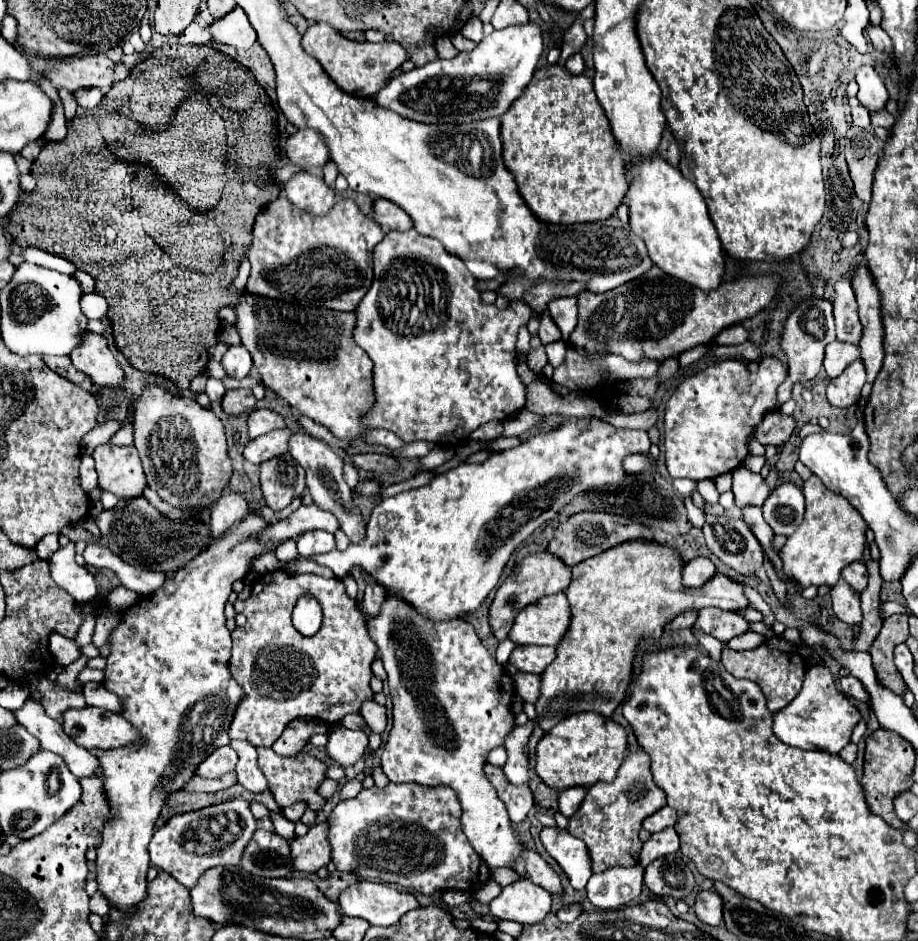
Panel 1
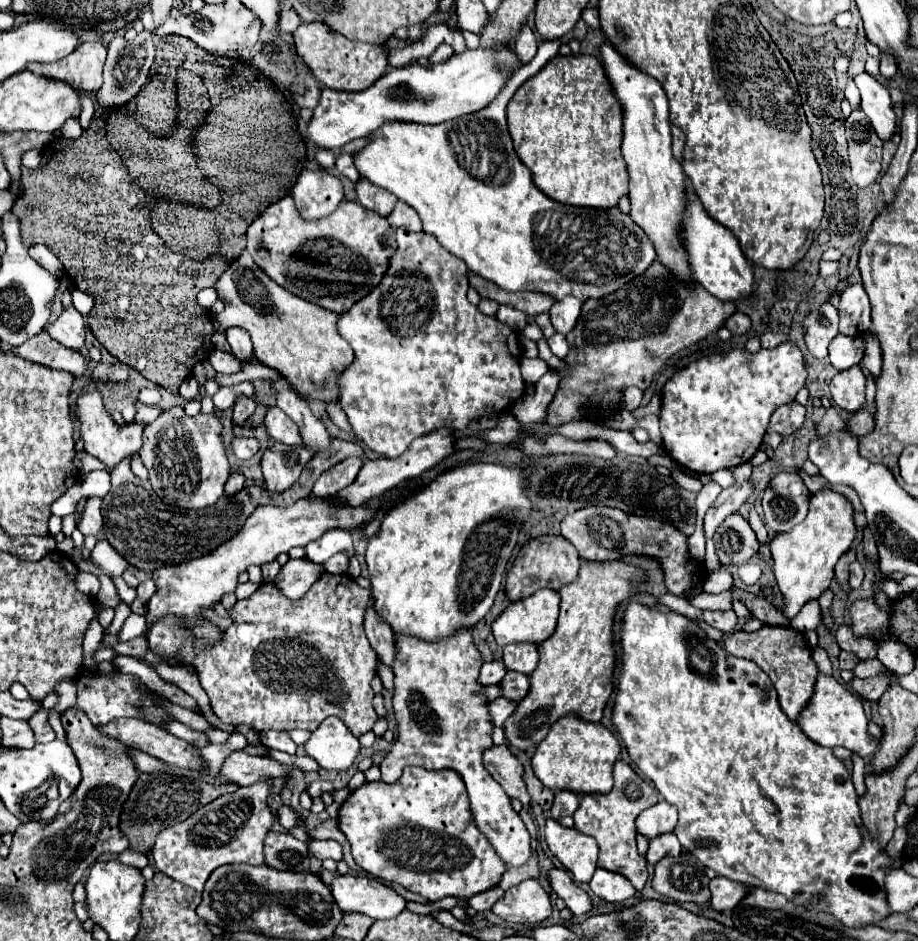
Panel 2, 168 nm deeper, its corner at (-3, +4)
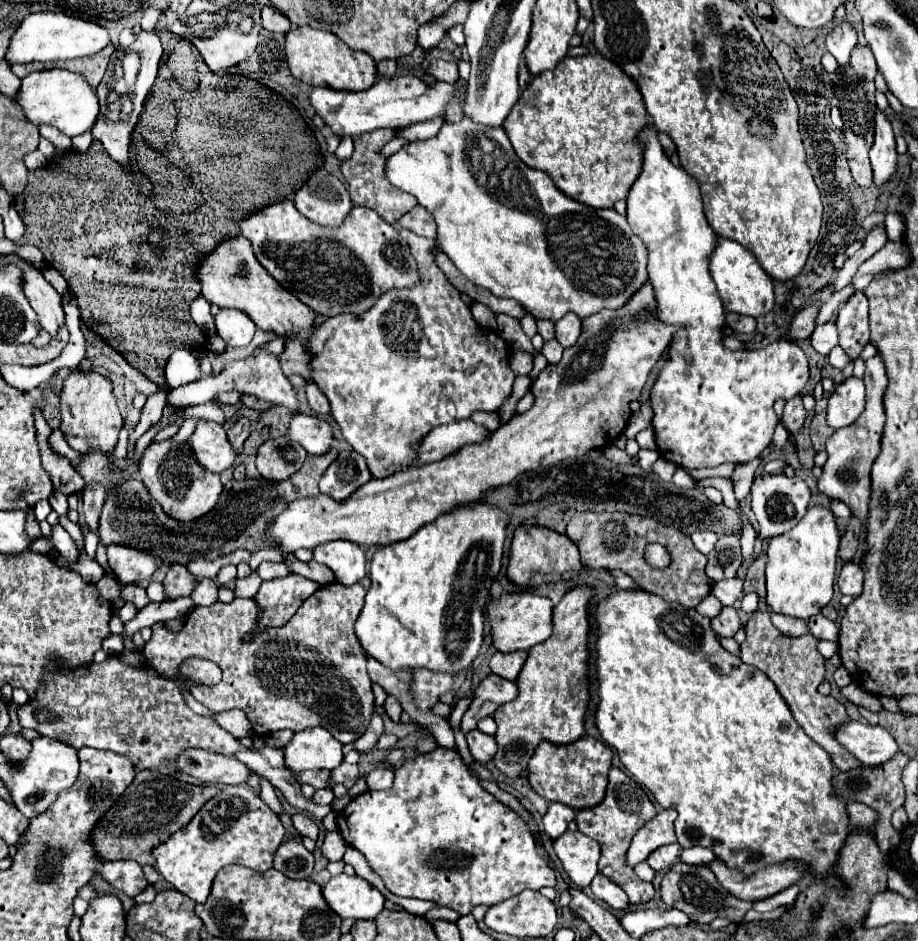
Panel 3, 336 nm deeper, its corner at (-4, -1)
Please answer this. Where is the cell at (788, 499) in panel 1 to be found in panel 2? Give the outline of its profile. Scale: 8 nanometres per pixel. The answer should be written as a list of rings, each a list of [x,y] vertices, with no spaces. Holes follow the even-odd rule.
[[[779,472],[771,478],[761,506],[765,528],[771,532],[787,532],[805,520],[809,490],[797,472]]]

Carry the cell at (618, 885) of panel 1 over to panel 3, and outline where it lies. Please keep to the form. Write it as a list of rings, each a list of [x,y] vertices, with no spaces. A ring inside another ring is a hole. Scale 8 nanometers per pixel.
[[[598,873],[598,875],[594,877],[594,881],[590,883],[590,889],[592,889],[592,893],[594,893],[600,901],[608,903],[612,909],[626,909],[626,907],[630,905],[628,895],[626,895],[616,883],[612,883],[612,879],[608,879],[608,877],[602,875],[602,873]]]

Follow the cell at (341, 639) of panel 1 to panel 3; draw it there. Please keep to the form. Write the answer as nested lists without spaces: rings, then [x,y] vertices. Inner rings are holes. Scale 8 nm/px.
[[[364,577],[354,585],[342,585],[338,581],[320,587],[310,595],[300,611],[282,627],[258,627],[258,603],[254,599],[234,599],[232,603],[214,603],[210,607],[194,607],[184,619],[180,631],[170,631],[164,621],[152,625],[152,639],[144,647],[144,659],[164,679],[174,679],[178,667],[188,657],[210,659],[222,669],[222,681],[218,685],[194,685],[192,695],[206,705],[212,713],[242,709],[256,735],[268,735],[272,731],[290,729],[304,731],[308,727],[326,727],[340,743],[354,743],[368,727],[374,711],[372,681],[366,673],[366,653],[354,633],[354,623],[364,607],[364,597],[370,589],[370,579]]]

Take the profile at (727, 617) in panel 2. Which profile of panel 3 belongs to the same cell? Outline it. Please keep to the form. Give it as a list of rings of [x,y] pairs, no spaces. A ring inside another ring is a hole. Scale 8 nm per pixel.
[[[724,607],[720,611],[718,617],[712,619],[712,629],[720,635],[720,637],[734,637],[734,633],[742,627],[740,617],[736,613],[734,607]]]

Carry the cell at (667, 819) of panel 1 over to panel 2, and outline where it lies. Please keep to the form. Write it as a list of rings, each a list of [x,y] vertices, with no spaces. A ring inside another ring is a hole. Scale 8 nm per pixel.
[[[657,802],[655,806],[651,806],[649,810],[645,810],[639,818],[637,818],[637,832],[641,836],[645,836],[647,840],[653,840],[661,834],[673,832],[677,824],[677,810],[675,806],[667,804],[667,802]]]

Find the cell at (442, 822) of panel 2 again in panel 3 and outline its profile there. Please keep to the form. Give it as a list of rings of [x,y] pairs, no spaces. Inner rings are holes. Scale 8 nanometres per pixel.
[[[438,747],[428,755],[408,759],[396,769],[394,785],[388,791],[366,791],[354,797],[338,813],[336,823],[344,841],[366,857],[370,869],[384,881],[390,893],[436,901],[460,915],[468,915],[476,905],[502,903],[524,889],[556,885],[556,875],[538,855],[522,817],[490,795],[464,765],[458,751],[450,747]]]

